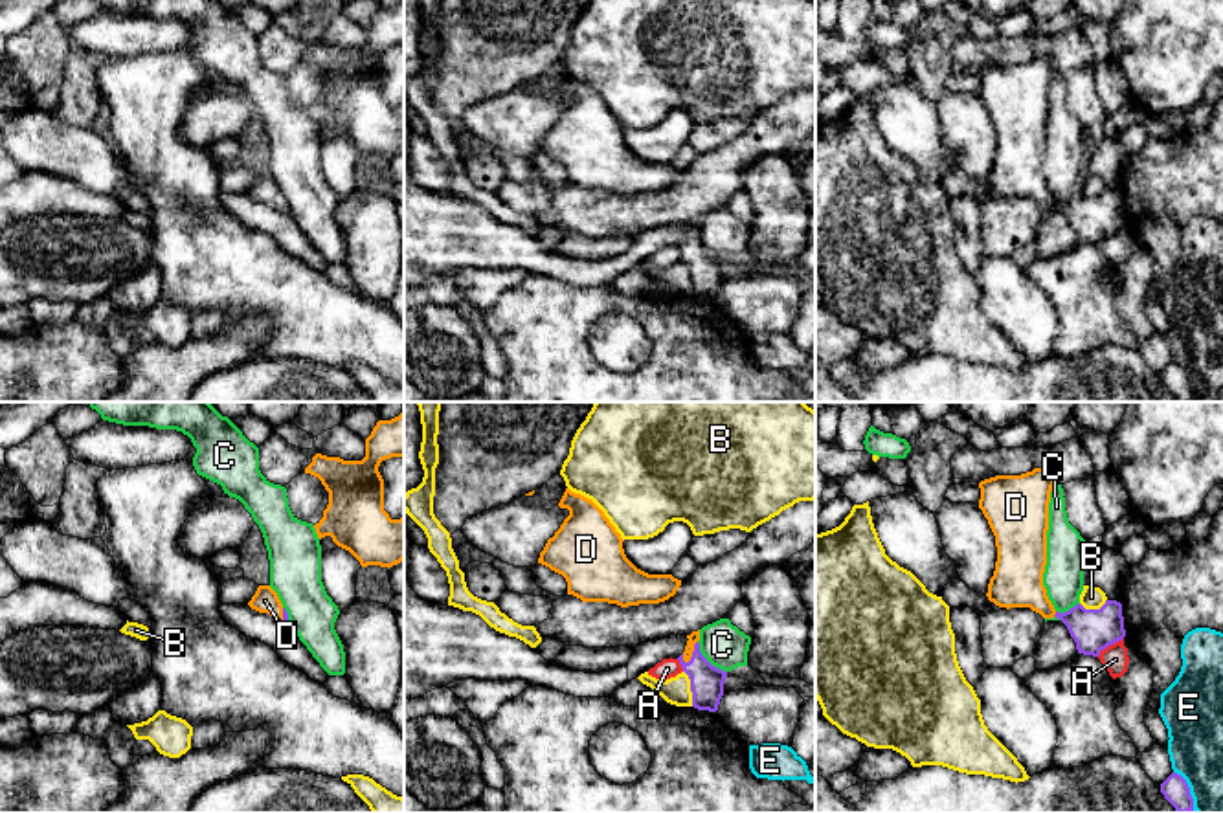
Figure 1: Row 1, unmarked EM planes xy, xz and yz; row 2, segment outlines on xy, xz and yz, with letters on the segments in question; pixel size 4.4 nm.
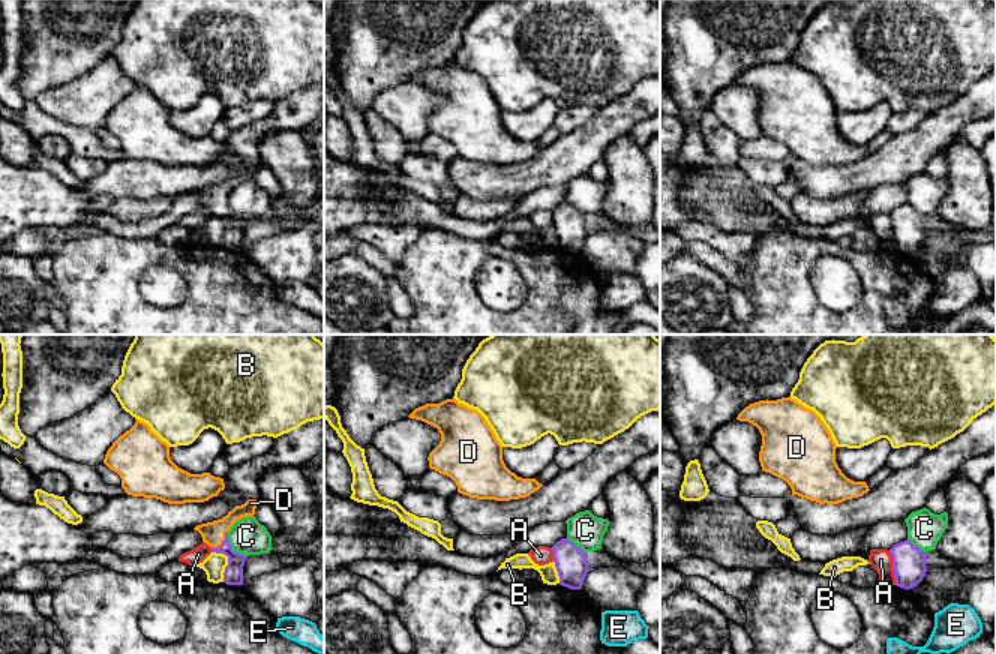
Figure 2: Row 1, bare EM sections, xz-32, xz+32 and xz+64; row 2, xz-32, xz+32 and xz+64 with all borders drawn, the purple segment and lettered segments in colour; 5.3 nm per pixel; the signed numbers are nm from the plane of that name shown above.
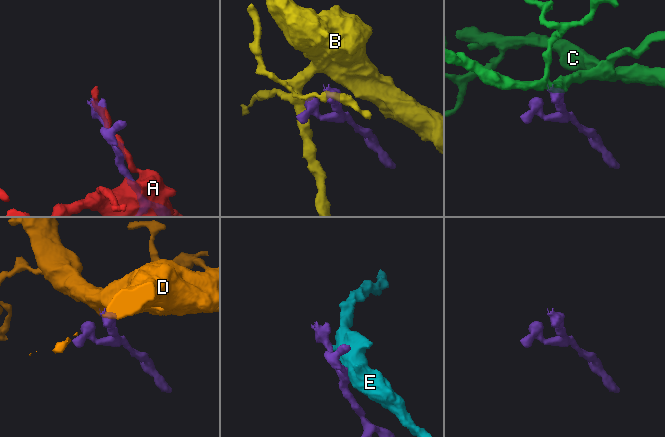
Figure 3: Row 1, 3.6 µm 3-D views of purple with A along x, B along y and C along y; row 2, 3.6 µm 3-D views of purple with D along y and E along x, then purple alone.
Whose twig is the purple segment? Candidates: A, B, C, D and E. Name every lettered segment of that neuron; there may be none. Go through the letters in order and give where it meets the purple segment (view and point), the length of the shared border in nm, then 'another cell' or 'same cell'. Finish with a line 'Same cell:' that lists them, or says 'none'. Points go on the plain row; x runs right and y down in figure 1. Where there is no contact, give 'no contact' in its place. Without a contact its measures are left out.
A: yz (1110, 233) | 150 nm | another cell
B: xz (691, 278) | 170 nm | another cell
C: xz (706, 248) | 190 nm | another cell
D: xz (693, 241) | 120 nm | same cell
E: yz (1189, 378) | 200 nm | another cell
Same cell: D

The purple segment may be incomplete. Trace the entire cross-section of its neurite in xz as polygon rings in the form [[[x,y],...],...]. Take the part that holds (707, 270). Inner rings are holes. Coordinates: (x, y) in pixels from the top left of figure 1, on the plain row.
[[[700,218],[687,224],[685,240],[678,246],[690,268],[692,295],[716,301],[724,284],[727,261],[712,255],[700,240]]]

